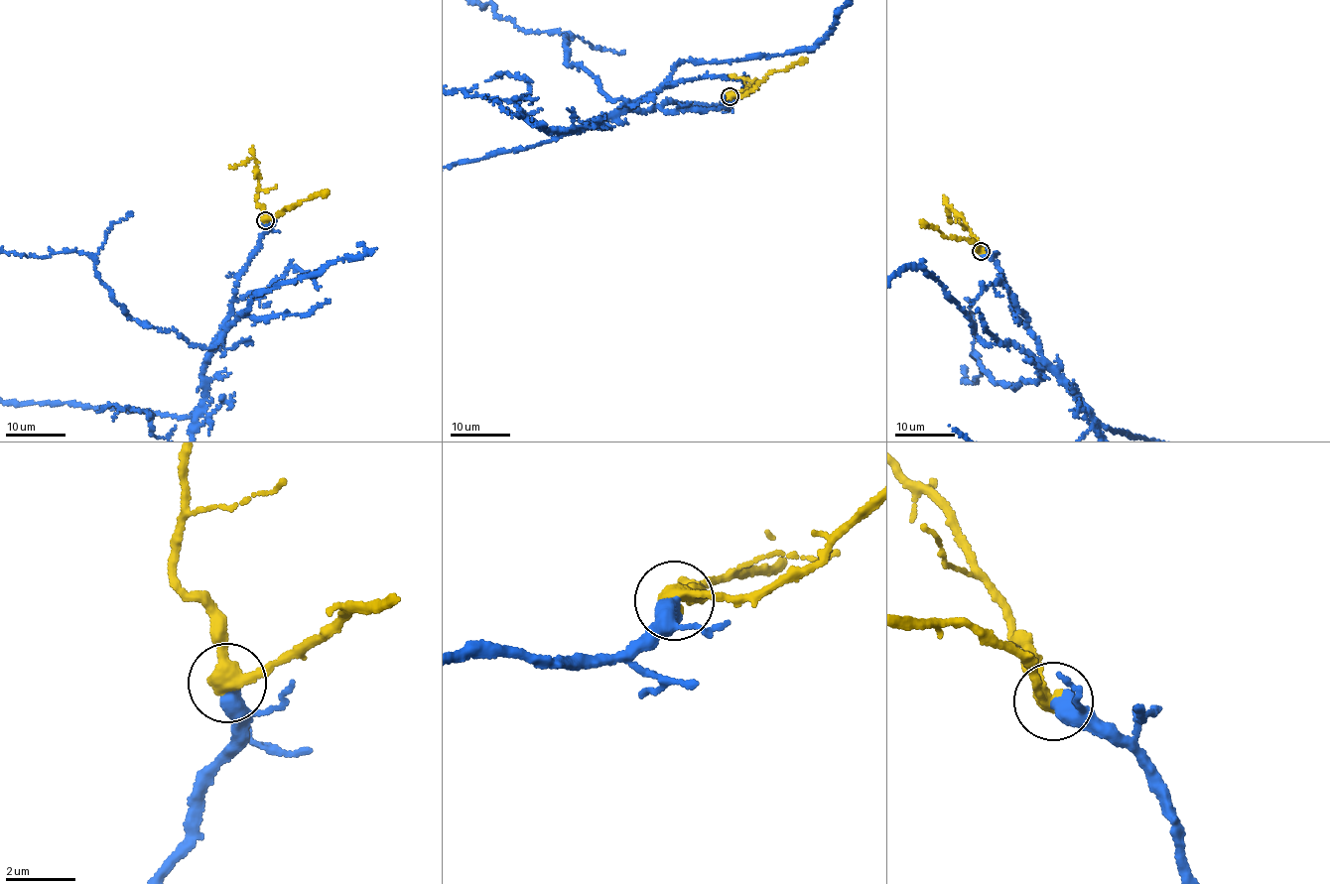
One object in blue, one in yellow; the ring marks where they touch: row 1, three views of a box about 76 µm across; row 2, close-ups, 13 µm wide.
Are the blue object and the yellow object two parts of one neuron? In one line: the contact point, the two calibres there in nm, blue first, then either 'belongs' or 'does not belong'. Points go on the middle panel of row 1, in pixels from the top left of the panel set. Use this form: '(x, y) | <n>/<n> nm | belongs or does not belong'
(730, 96) | 500/400 nm | belongs

